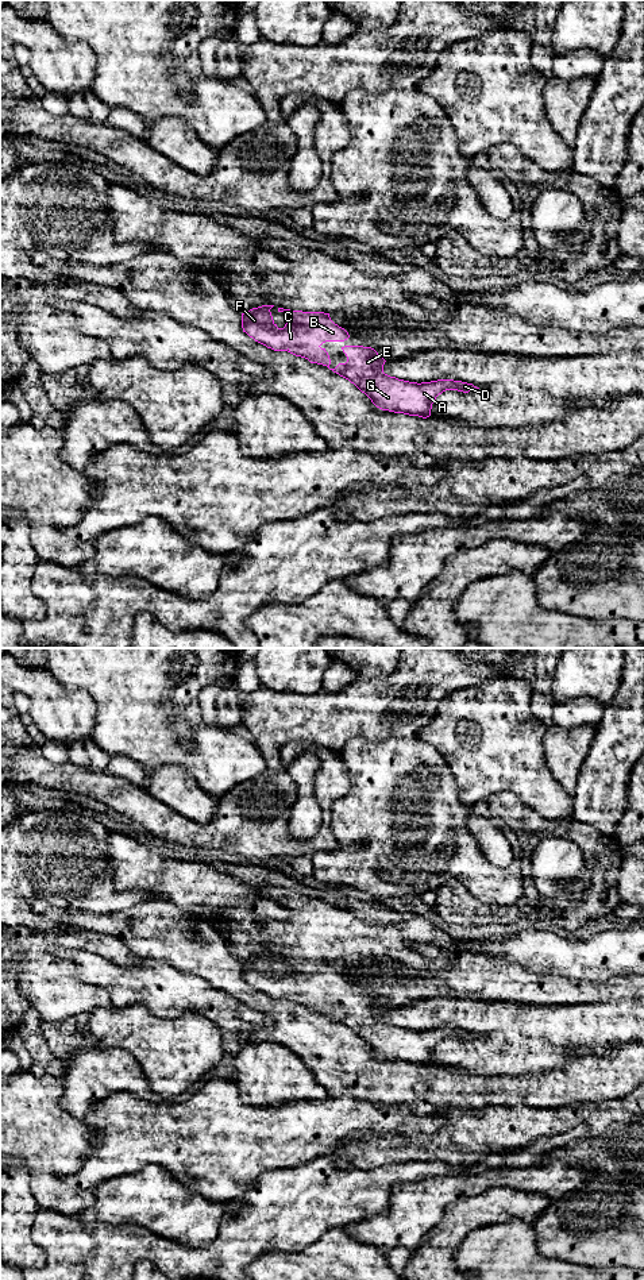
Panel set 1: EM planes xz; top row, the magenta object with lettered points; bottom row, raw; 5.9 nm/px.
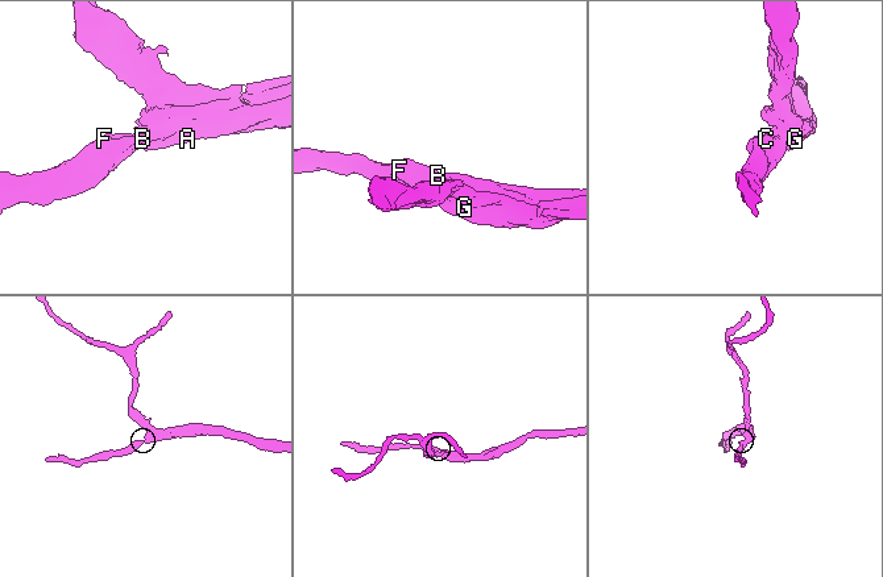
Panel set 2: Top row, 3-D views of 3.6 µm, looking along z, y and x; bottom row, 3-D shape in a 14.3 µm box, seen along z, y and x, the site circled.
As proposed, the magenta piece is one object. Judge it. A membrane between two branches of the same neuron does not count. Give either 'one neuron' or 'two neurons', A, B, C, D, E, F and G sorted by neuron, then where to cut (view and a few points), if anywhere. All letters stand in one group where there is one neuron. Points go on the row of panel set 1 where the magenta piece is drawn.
one neuron | A B C D E F G | no cut

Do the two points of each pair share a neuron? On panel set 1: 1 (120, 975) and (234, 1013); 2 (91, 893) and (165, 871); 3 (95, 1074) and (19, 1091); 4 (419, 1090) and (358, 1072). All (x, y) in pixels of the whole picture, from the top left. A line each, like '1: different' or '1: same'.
1: same
2: different
3: different
4: same

